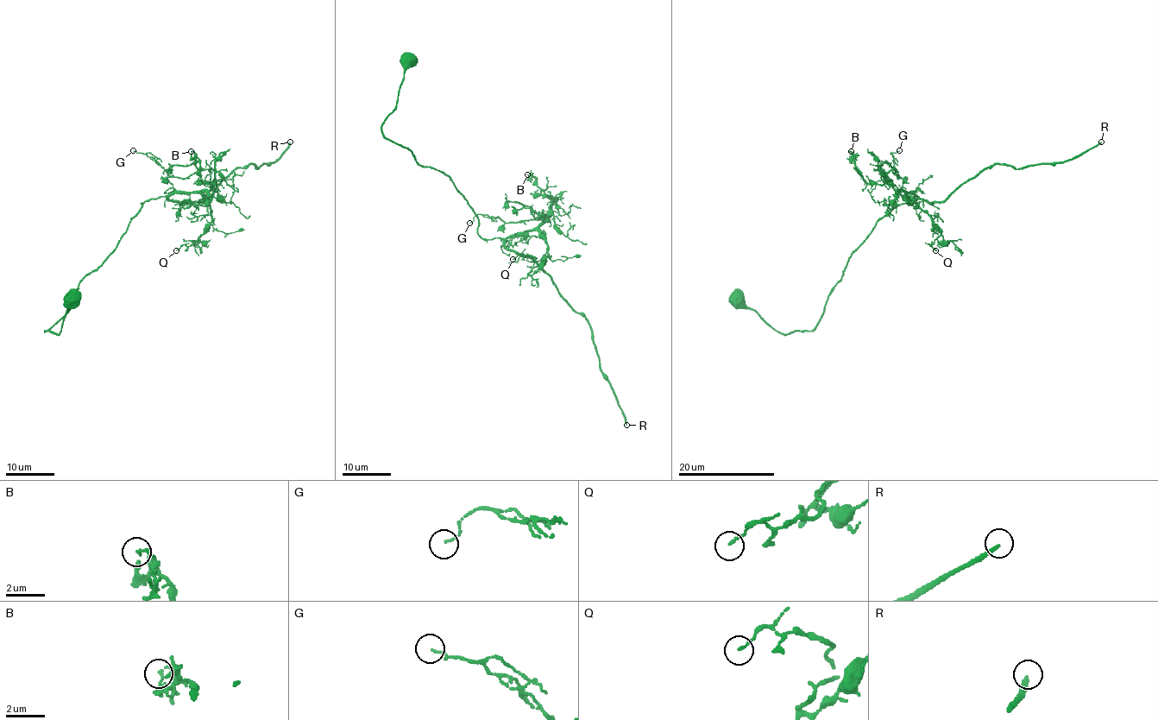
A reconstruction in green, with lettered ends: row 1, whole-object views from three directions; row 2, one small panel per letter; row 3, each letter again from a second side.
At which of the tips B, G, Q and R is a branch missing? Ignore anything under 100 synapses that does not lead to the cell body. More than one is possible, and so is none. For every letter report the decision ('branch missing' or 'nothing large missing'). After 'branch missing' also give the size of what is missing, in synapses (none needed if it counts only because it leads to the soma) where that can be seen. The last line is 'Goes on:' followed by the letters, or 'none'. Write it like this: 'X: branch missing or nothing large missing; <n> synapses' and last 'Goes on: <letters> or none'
B: nothing large missing
G: nothing large missing
Q: nothing large missing
R: branch missing; 250 synapses
Goes on: R

